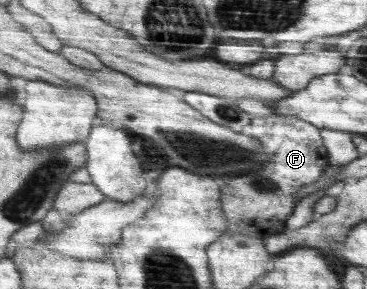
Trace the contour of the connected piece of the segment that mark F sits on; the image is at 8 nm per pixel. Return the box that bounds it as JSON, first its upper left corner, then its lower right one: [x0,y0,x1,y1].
[215,115,328,240]

